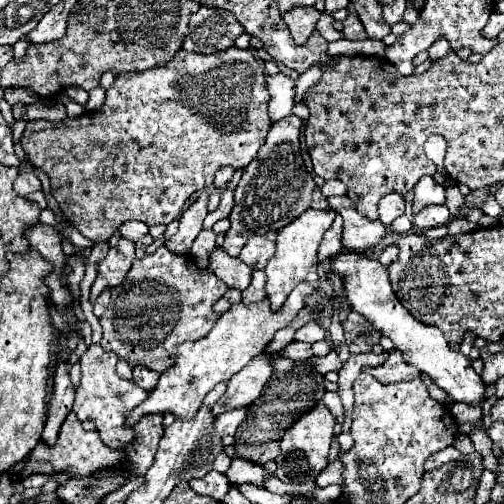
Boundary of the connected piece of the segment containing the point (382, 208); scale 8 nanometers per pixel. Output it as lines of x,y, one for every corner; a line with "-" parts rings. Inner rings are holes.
387,194
379,200
379,220
389,226
397,216
405,212
405,198
401,194

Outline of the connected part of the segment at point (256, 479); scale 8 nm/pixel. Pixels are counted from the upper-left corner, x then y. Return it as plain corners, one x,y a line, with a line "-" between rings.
233,456
231,460
231,466
229,470
225,472
227,480
235,486
241,486
241,484
253,484
253,486
259,486
259,488
265,488
265,480
269,480
273,474
263,466
263,464
257,464
257,462
247,462
239,456

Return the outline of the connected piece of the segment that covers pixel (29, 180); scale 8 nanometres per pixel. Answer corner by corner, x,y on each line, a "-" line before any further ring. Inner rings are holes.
19,174
15,184
13,184
13,190
19,194
19,196
27,196
31,192
37,192
41,190
41,182
37,176
33,174

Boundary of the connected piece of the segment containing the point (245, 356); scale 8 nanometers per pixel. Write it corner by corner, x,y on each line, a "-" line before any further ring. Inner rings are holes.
307,282
295,286
279,312
271,312
267,300
249,306
245,304
231,306
231,310
227,310
219,318
219,322
215,322
215,326
205,338
175,346
175,364
161,374
155,390
147,396
145,402
141,402
139,406
135,406
135,410
131,410
123,426
133,428
147,414
173,412
175,418
193,418
195,412
201,408
205,394
213,390
215,384
227,382
233,374
237,374
243,366
247,366
247,362
251,362
251,358
255,358
255,354
259,354
259,350
263,350
273,340
273,334
279,328
285,328
297,316
297,312
303,308
303,300
309,294
311,286

